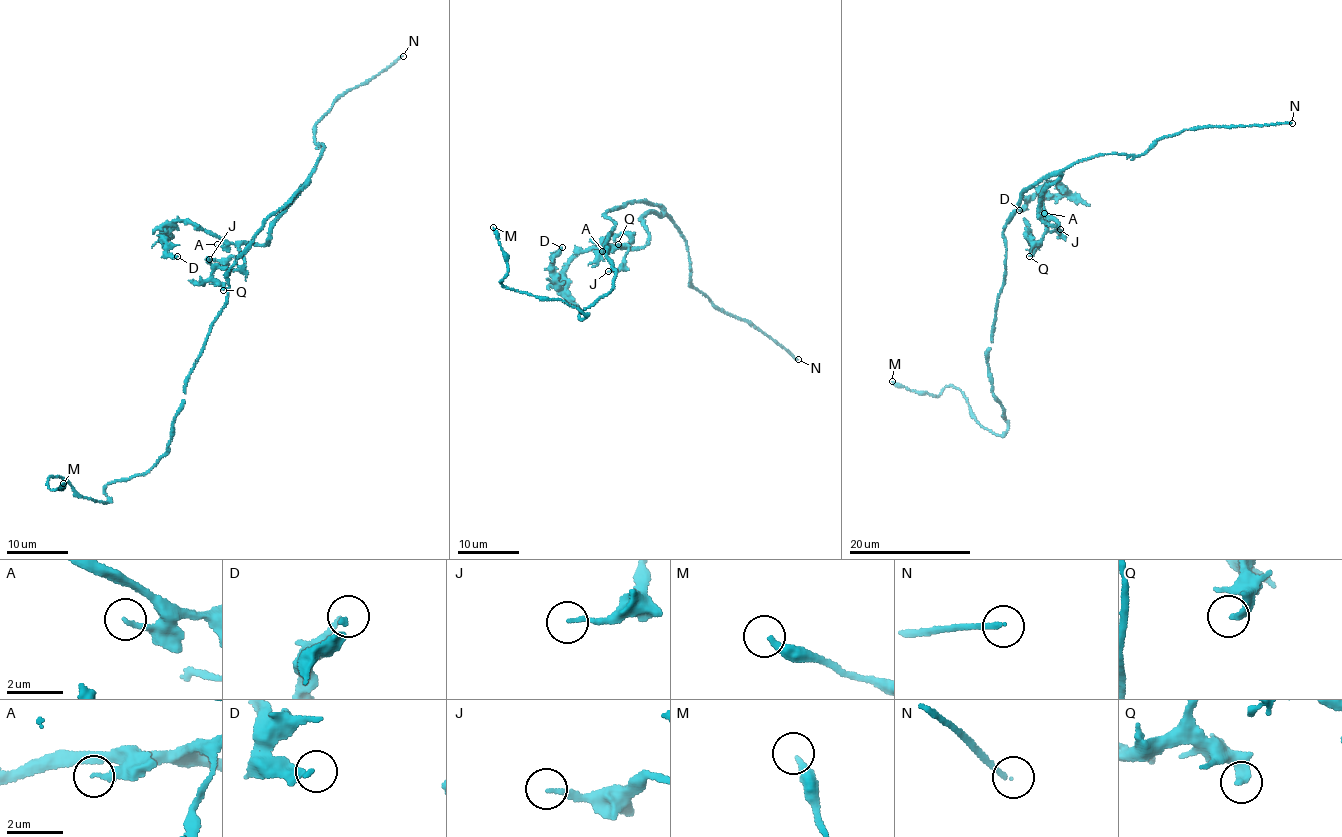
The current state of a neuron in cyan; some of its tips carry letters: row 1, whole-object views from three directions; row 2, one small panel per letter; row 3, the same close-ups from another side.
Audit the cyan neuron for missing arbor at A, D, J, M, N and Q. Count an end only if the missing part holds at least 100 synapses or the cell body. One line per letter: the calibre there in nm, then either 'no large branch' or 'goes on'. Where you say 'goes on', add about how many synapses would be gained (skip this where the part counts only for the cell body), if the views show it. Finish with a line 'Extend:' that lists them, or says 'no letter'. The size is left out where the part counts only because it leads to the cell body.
A: 170 nm thick; no large branch
D: 220 nm thick; no large branch
J: 160 nm thick; no large branch
M: 280 nm thick; no large branch
N: 150 nm thick; goes on; about 130 synapses
Q: 300 nm thick; no large branch
Extend: N

